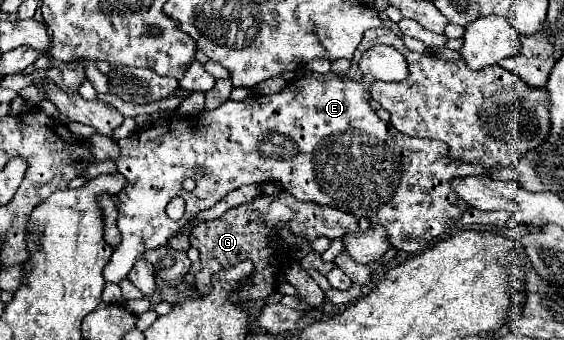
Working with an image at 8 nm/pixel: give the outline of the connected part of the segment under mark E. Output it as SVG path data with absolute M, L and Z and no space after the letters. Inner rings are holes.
M327 73L327 75L309 75L309 77L299 77L295 81L291 81L281 93L275 93L275 95L249 95L245 97L243 101L225 101L221 107L217 109L203 109L201 113L197 115L187 115L187 117L179 117L175 121L169 121L169 123L153 123L151 127L145 127L145 129L135 129L127 139L119 139L119 147L121 147L121 155L115 159L115 165L117 165L117 171L127 179L127 185L123 187L123 191L119 193L119 219L117 219L117 227L121 229L121 243L119 247L113 251L113 257L109 259L109 263L105 265L105 281L111 281L111 283L119 283L129 271L131 267L135 265L135 261L149 249L155 249L155 247L161 247L167 243L169 235L175 235L179 233L179 229L191 219L195 217L199 211L205 211L209 207L213 207L217 201L221 201L229 191L241 187L241 185L249 185L249 183L267 183L267 181L279 181L283 183L285 191L289 191L293 197L301 199L301 201L313 201L313 203L319 203L319 205L329 205L329 207L337 207L341 211L347 211L347 213L353 213L357 219L369 219L371 227L385 227L387 229L387 239L393 247L397 247L399 251L407 251L407 253L417 253L417 251L423 251L427 247L431 247L435 241L439 239L445 239L445 237L451 237L451 233L457 233L457 231L463 231L463 229L489 229L489 231L505 231L509 225L507 225L507 213L485 213L485 211L477 211L477 209L471 209L467 207L465 201L459 201L459 197L455 197L455 193L451 193L451 187L449 187L449 179L453 177L465 177L465 175L487 175L487 169L481 167L481 165L471 165L471 163L459 163L459 161L451 161L447 157L447 145L443 145L441 141L435 141L435 139L417 139L417 137L409 137L409 135L403 135L399 133L391 123L383 121L377 117L375 109L371 109L369 105L369 81L351 81L347 79L345 75L335 75L335 73ZM197 167L203 169L203 173L197 171ZM183 179L195 179L197 187L195 191L191 193L185 193L181 189L181 181ZM175 195L181 195L185 199L185 215L183 219L179 221L173 221L167 217L165 213L165 207L167 203L175 197Z

